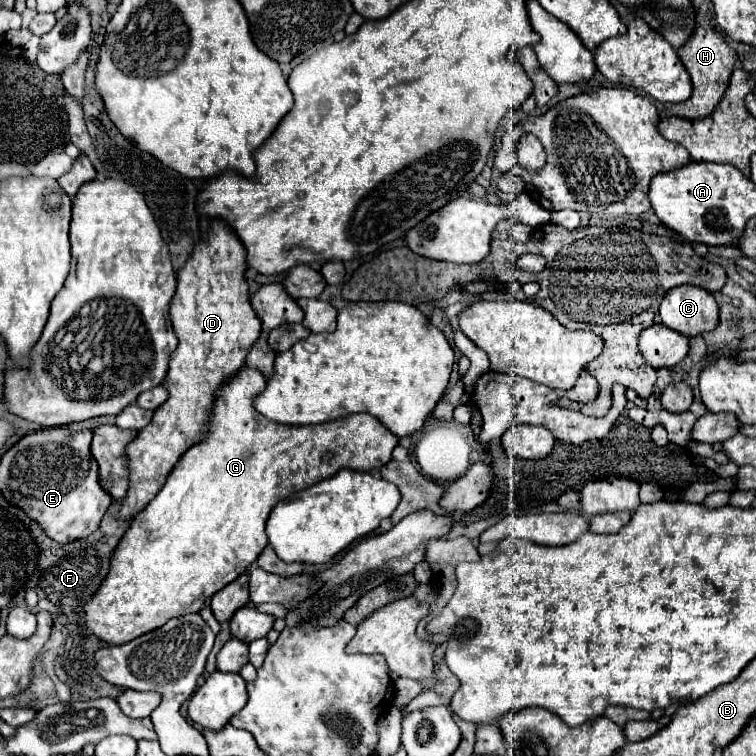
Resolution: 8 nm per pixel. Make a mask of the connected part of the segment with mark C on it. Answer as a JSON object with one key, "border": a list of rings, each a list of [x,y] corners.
{"border":[[[679,285],[665,293],[659,315],[669,329],[695,337],[717,327],[719,305],[709,291],[695,285]]]}

